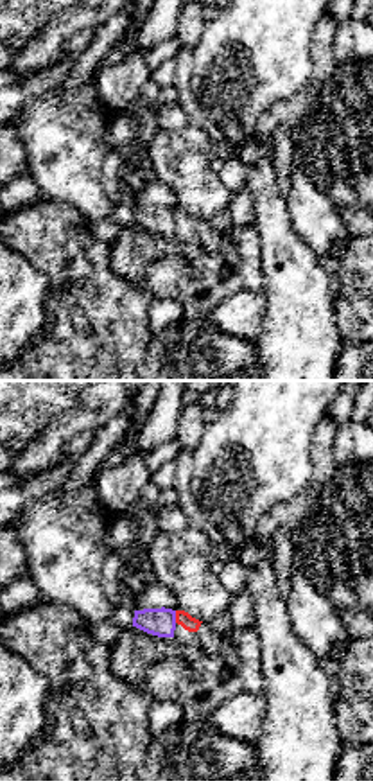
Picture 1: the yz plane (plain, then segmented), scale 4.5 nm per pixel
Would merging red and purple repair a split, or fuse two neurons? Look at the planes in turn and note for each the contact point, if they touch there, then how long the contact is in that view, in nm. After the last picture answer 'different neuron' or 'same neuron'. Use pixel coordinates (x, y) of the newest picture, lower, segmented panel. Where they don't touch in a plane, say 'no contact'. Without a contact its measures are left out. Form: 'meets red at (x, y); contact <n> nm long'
meets red at (176, 616); contact 60 nm long

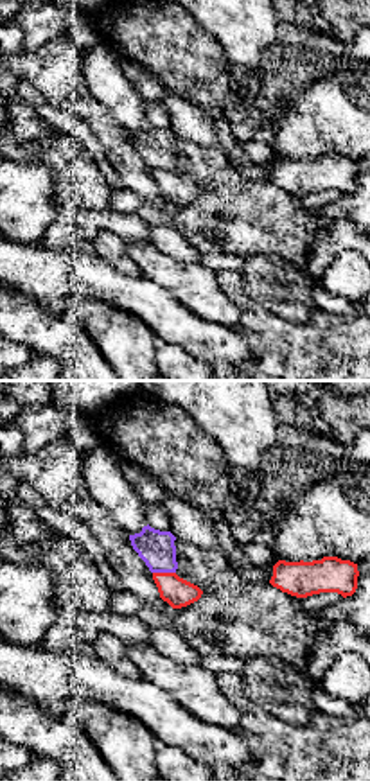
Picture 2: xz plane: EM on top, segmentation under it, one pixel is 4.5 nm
meets red at (164, 573); contact 100 nm long

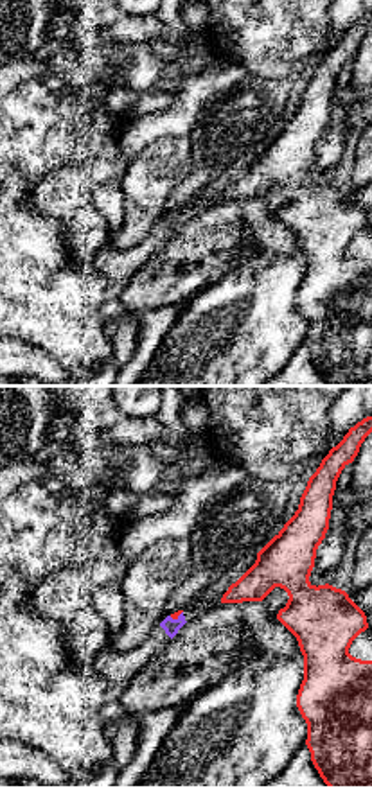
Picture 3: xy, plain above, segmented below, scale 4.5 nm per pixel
meets red at (175, 618); contact 70 nm long

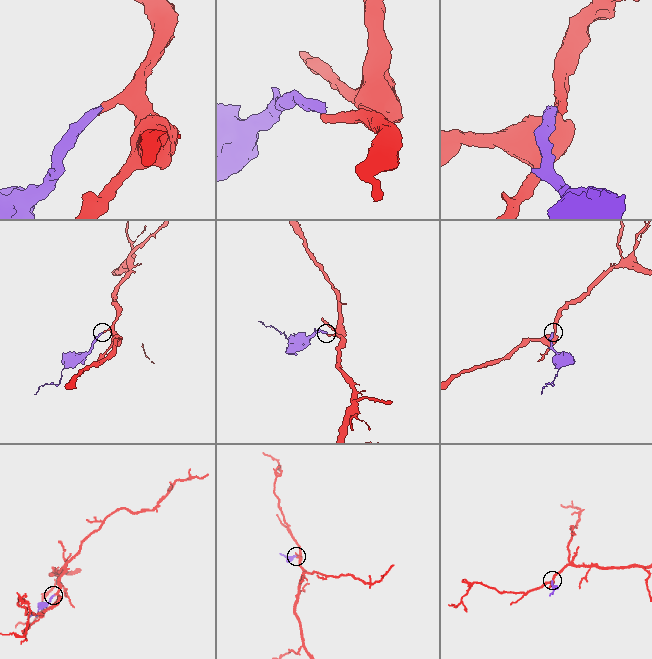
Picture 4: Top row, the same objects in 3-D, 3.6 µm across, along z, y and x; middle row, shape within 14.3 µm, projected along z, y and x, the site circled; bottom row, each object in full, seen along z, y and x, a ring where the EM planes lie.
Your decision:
different neuron

